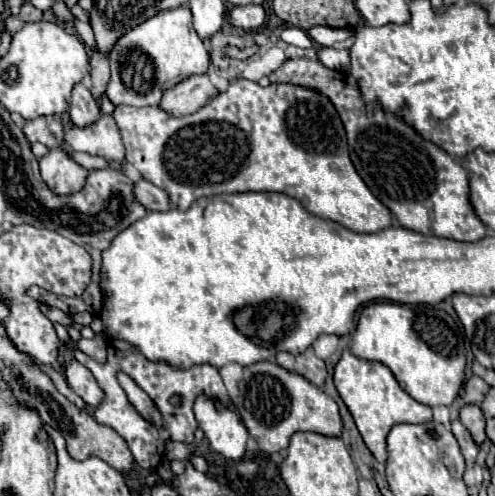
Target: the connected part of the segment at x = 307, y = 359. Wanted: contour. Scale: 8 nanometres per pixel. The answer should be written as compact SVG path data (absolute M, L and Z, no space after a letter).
M313 348L305 350L303 354L289 354L289 352L279 352L275 356L275 364L279 364L285 370L291 370L303 378L307 378L311 384L315 386L323 386L325 378L327 378L327 370L325 370L325 362L321 358L315 356Z

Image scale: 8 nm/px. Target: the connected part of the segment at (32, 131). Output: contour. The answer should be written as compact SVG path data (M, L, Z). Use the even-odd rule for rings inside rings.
M41 116L35 120L27 120L23 126L23 134L29 144L41 142L47 148L59 148L63 144L61 120L55 120L53 116Z

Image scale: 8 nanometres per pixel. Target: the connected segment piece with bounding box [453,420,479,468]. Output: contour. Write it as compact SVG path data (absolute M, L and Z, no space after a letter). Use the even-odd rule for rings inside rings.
M453 420L453 434L455 434L455 438L457 438L459 446L461 446L461 452L463 452L465 460L467 460L467 466L471 468L475 464L477 454L479 454L479 446L473 442L469 430L459 420Z

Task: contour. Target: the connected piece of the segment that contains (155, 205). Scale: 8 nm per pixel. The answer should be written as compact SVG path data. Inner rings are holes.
M147 180L135 182L133 194L135 194L135 200L137 200L145 210L169 210L167 194L165 194L161 188L157 188L155 184L147 182Z

